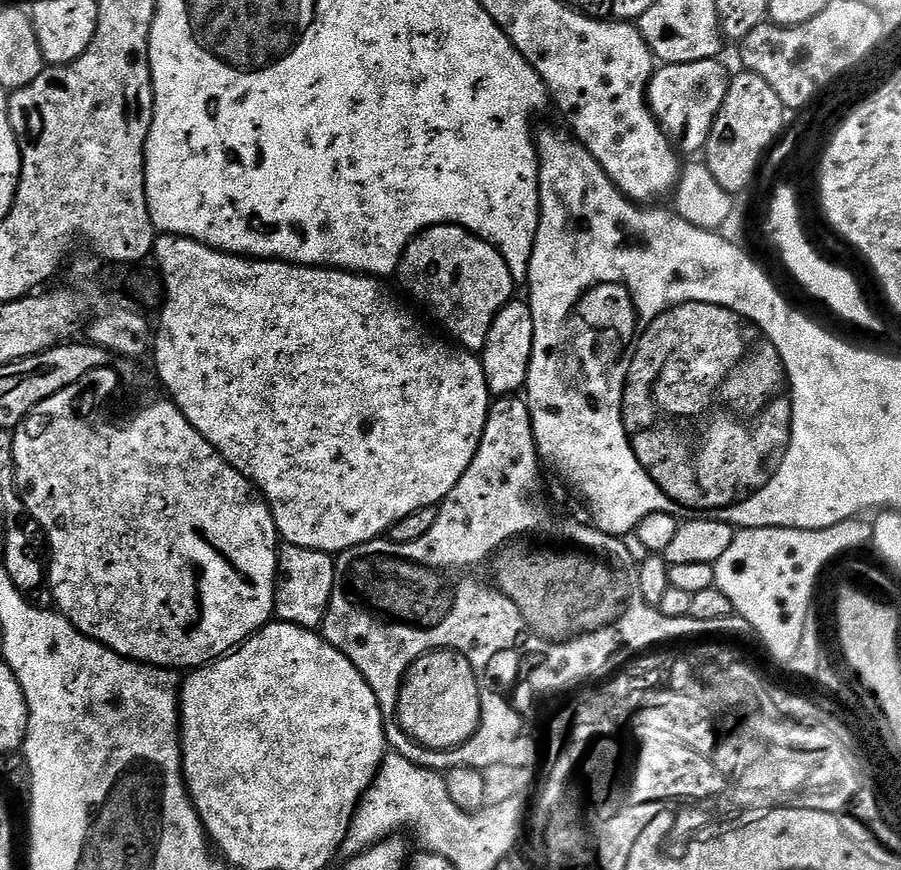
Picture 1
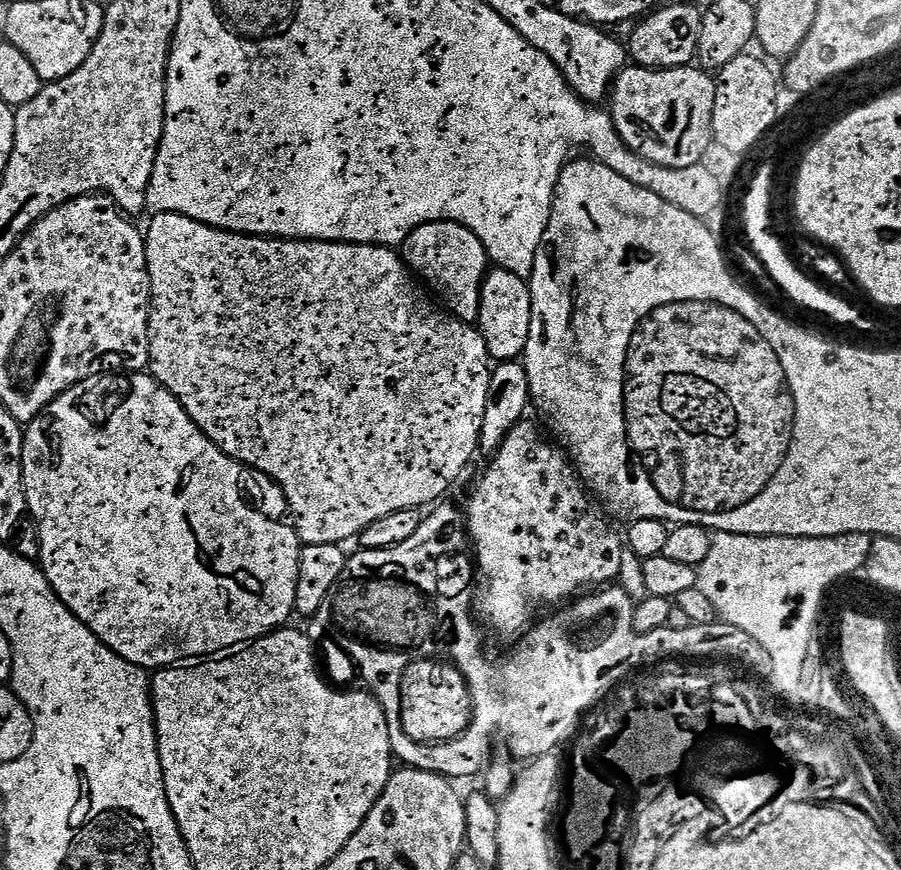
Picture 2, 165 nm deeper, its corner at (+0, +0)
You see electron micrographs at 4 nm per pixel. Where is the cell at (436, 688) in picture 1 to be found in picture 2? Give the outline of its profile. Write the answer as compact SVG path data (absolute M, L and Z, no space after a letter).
M422 660L404 672L400 687L400 717L412 741L428 746L448 744L463 736L473 720L470 688L463 674L444 660Z

